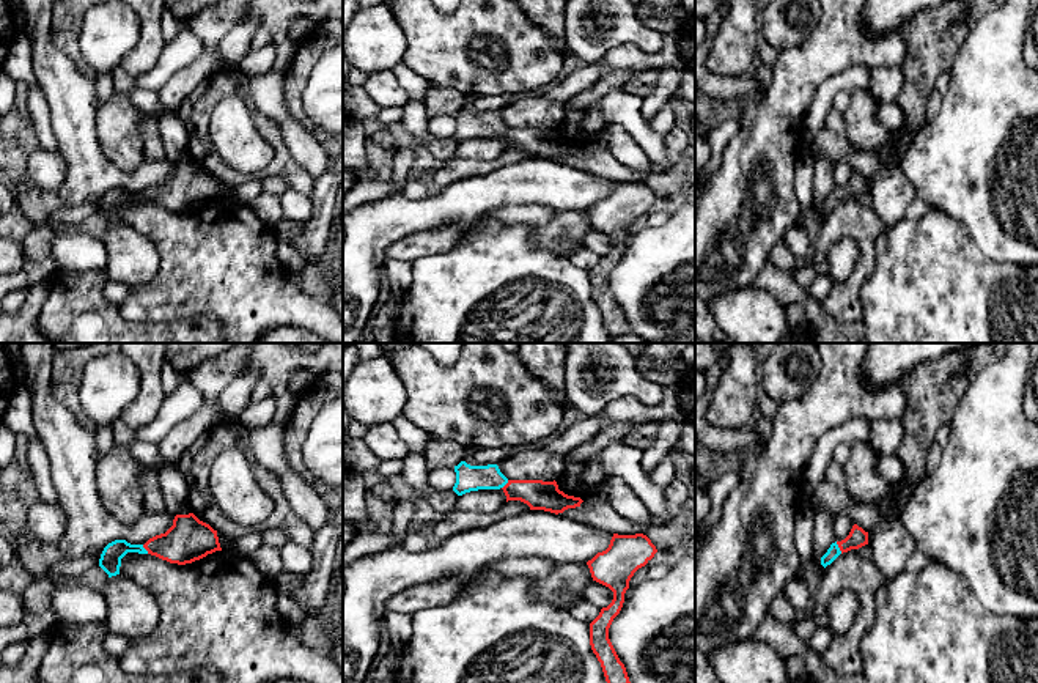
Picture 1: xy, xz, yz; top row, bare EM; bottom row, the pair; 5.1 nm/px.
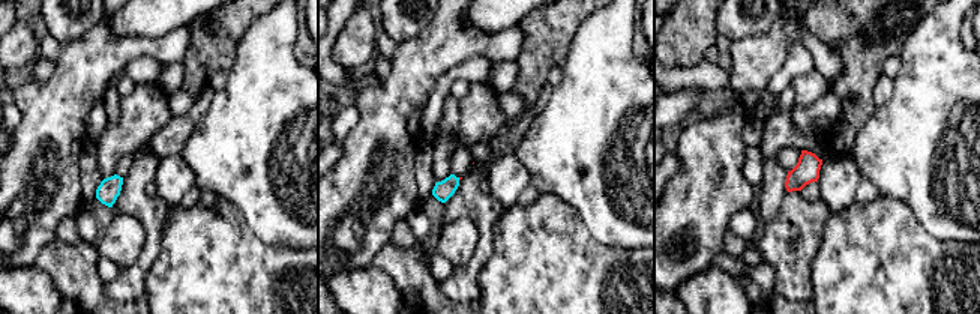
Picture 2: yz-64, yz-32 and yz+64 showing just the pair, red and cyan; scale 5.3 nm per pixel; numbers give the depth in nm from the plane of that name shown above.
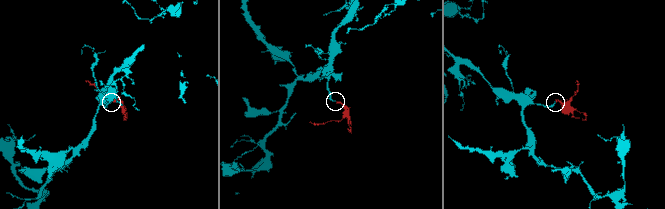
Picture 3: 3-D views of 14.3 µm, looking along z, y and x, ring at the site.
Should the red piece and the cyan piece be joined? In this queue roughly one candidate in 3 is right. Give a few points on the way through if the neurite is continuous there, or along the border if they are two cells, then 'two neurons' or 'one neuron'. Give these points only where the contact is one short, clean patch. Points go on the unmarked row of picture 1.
runs through yz (857, 184), (839, 194), (834, 199); one neuron

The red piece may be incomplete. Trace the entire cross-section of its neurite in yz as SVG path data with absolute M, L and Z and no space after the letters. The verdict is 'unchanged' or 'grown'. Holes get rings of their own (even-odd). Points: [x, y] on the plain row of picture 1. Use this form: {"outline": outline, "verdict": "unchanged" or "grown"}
{"outline": "M857 172L852 173L849 183L841 187L830 192L827 200L821 205L821 212L826 216L830 212L840 201L848 200L851 197L859 197L862 194L868 192L868 179L865 179Z", "verdict": "grown"}

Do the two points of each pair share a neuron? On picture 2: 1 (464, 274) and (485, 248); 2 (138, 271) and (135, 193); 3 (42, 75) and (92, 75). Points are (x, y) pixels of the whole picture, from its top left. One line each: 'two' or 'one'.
1: one
2: one
3: two

